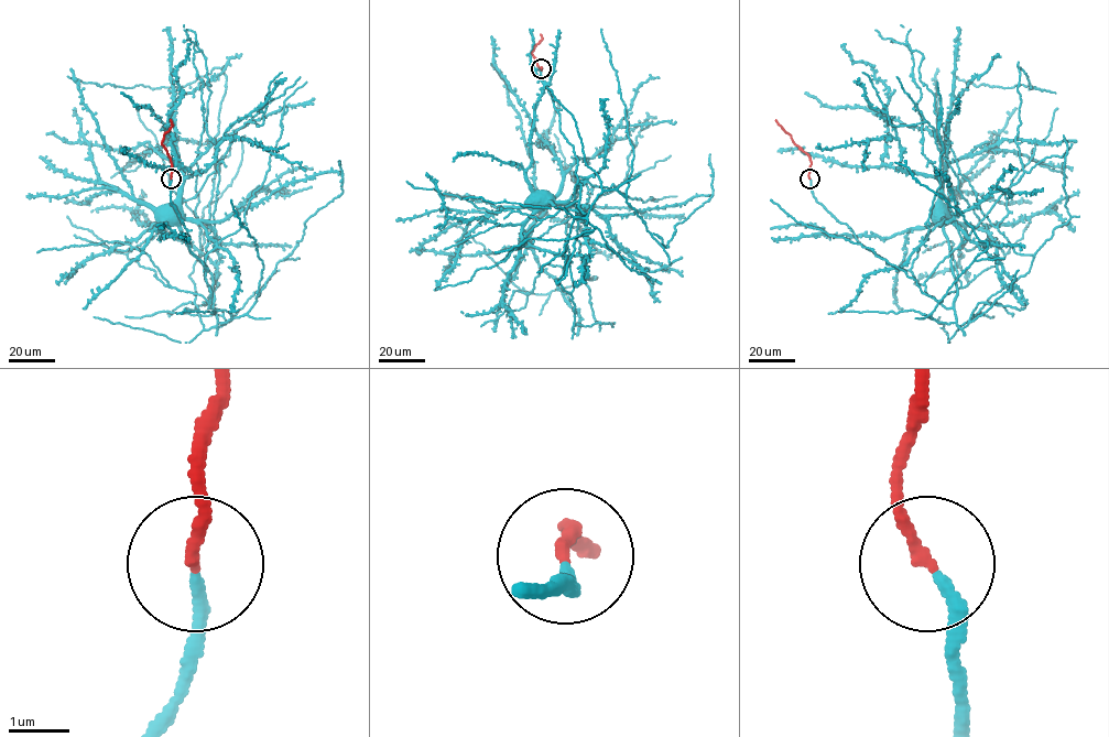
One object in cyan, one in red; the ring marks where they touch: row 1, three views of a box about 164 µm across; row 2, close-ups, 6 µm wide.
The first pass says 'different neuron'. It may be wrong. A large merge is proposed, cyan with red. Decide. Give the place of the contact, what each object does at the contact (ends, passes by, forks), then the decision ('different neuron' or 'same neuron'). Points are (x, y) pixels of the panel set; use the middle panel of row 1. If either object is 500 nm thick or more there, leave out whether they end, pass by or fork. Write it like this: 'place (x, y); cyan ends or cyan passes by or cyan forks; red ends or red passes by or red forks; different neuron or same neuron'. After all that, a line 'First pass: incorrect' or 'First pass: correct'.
place (541, 68); cyan ends; red ends; same neuron
First pass: incorrect

